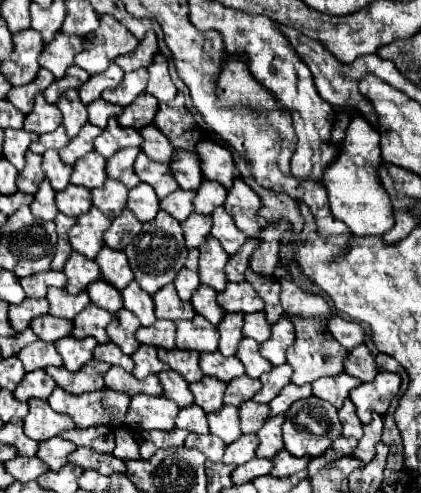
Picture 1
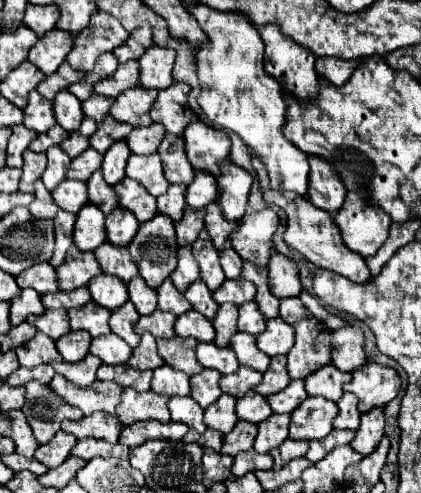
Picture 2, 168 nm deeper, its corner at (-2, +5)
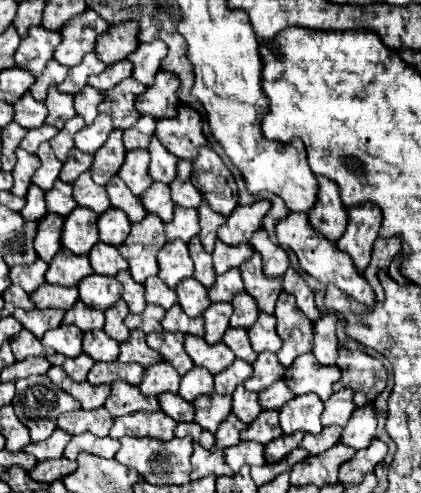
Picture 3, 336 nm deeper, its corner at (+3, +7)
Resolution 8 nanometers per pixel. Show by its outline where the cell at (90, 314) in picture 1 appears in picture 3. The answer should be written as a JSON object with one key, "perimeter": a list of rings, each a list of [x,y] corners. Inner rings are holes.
{"perimeter":[[[78,300],[70,310],[66,310],[64,324],[74,324],[82,332],[104,328],[104,312],[98,308],[90,308]]]}

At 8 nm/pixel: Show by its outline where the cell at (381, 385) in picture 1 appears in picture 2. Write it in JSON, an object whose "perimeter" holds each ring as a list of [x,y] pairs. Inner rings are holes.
{"perimeter":[[[367,362],[365,368],[355,370],[353,380],[345,384],[345,392],[353,392],[359,398],[361,412],[383,408],[399,394],[399,388],[399,374],[393,368],[375,362]]]}

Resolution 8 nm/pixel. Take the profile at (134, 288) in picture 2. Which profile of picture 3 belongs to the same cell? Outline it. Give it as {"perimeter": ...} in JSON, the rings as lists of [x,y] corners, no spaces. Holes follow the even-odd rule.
{"perimeter":[[[122,270],[116,274],[116,280],[122,284],[122,298],[126,300],[130,312],[140,314],[146,308],[146,300],[144,300],[144,286],[134,282],[128,270]]]}

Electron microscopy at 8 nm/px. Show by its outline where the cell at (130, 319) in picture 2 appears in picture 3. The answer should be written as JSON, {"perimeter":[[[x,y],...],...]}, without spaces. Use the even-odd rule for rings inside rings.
{"perimeter":[[[118,300],[114,306],[110,306],[104,314],[106,314],[106,324],[104,324],[104,332],[110,336],[110,338],[114,338],[114,340],[118,340],[118,342],[124,342],[124,340],[128,340],[128,328],[124,326],[124,318],[126,318],[126,314],[128,314],[130,310],[128,310],[128,306],[126,306],[126,302],[124,300]]]}

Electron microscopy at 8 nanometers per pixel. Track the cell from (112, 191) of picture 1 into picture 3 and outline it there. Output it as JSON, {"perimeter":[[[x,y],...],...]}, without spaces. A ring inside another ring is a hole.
{"perimeter":[[[84,172],[76,182],[74,182],[74,200],[78,206],[90,208],[96,214],[102,214],[110,208],[110,200],[106,196],[104,186],[98,186],[90,172]]]}

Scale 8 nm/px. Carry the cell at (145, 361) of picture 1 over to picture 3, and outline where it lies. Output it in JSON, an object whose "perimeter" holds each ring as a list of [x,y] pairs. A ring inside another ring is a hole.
{"perimeter":[[[130,330],[130,338],[126,342],[120,344],[120,356],[118,356],[120,362],[136,362],[140,366],[148,366],[148,364],[158,364],[162,362],[162,356],[148,348],[146,344],[146,334],[140,332],[140,330]]]}

